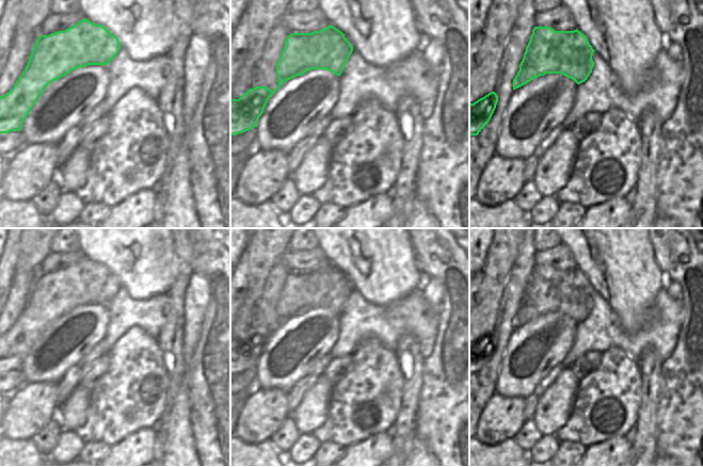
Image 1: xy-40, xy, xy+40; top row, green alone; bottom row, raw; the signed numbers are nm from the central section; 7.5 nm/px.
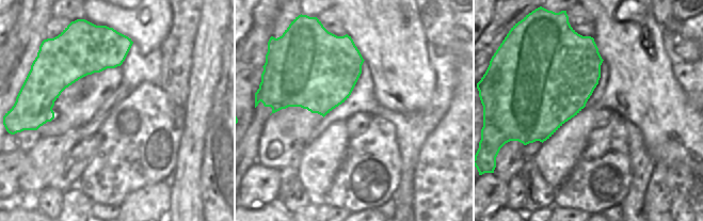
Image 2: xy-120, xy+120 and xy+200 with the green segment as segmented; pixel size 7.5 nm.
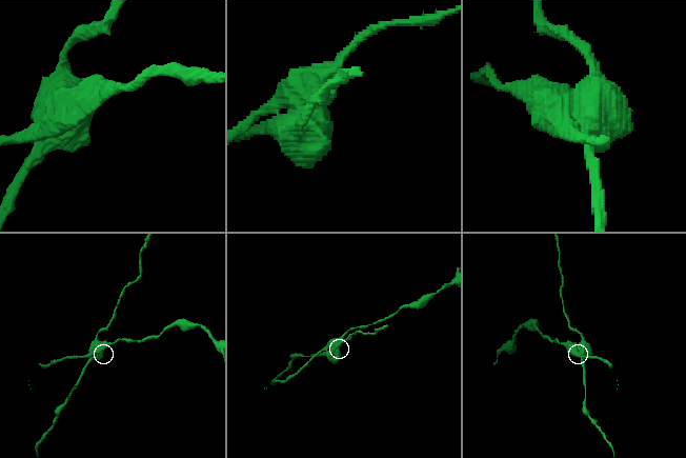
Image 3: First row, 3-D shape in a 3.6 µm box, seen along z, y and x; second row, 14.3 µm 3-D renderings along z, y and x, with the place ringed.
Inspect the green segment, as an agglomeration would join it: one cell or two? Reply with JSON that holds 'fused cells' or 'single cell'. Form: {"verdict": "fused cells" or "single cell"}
{"verdict": "fused cells"}

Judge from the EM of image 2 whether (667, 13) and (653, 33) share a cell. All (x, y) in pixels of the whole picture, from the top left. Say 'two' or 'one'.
two

